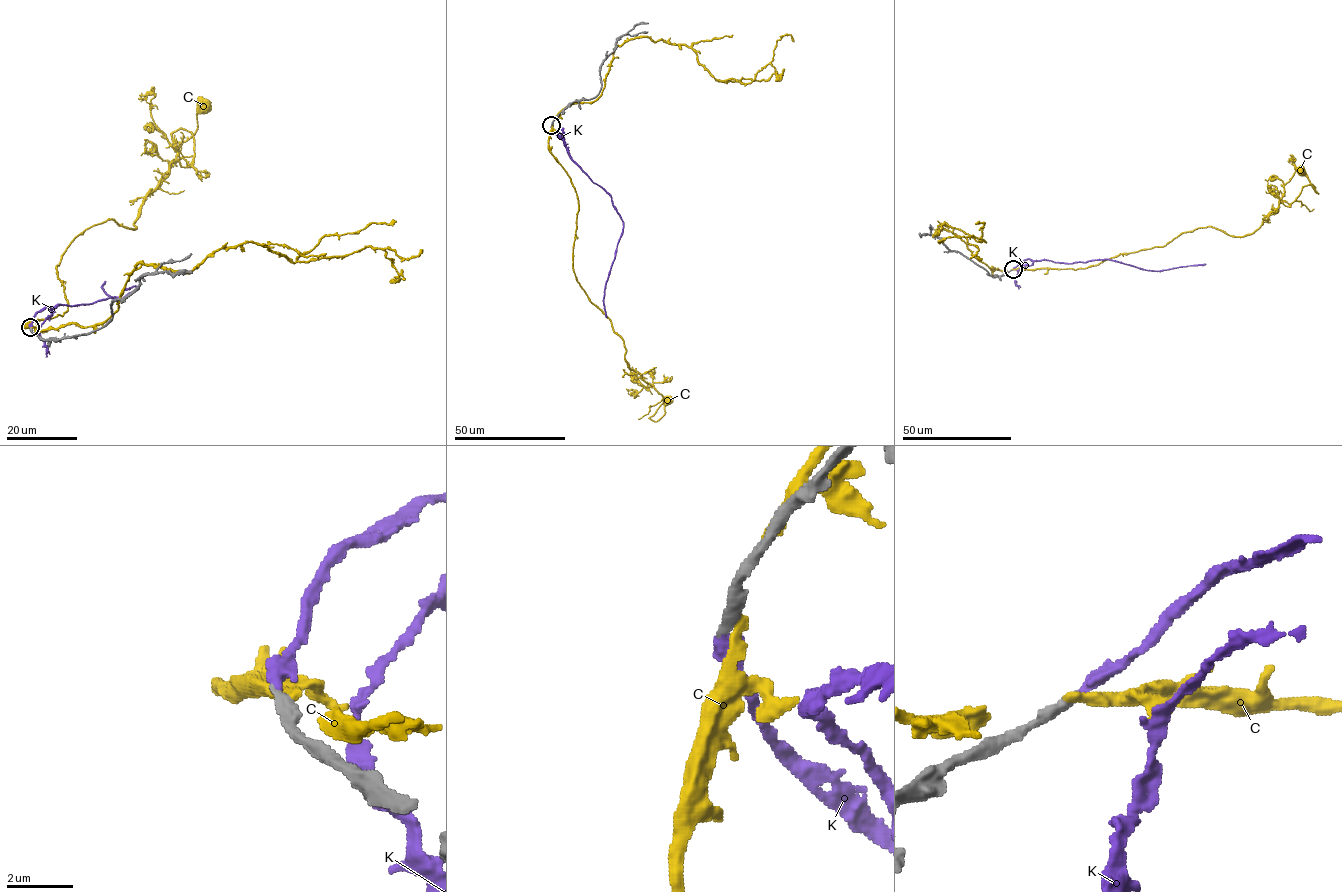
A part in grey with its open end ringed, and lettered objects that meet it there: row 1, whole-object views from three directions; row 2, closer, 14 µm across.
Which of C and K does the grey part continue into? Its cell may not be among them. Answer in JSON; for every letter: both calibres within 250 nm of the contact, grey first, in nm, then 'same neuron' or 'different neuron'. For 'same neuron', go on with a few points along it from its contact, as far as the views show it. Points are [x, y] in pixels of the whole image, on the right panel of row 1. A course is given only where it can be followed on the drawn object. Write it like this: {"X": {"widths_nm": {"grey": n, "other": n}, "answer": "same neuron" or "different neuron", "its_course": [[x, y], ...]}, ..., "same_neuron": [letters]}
{"C": {"widths_nm": {"grey": 400, "other": 380}, "answer": "different neuron"}, "K": {"widths_nm": {"grey": 340, "other": 400}, "answer": "same neuron", "its_course": [[1013, 269], [1027, 259], [1071, 263], [1110, 259], [1157, 271], [1205, 264]]}, "same_neuron": ["K"]}

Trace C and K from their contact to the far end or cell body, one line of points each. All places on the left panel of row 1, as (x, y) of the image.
C: (31, 328), (68, 308), (56, 265), (76, 236), (136, 227), (188, 167), (193, 136), (172, 133), (203, 104)
K: (29, 327), (33, 318), (44, 307), (94, 303), (137, 287), (126, 296), (115, 299), (103, 288), (106, 281)

